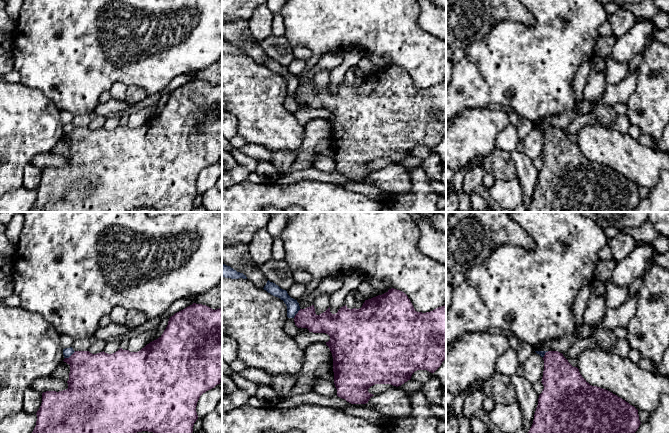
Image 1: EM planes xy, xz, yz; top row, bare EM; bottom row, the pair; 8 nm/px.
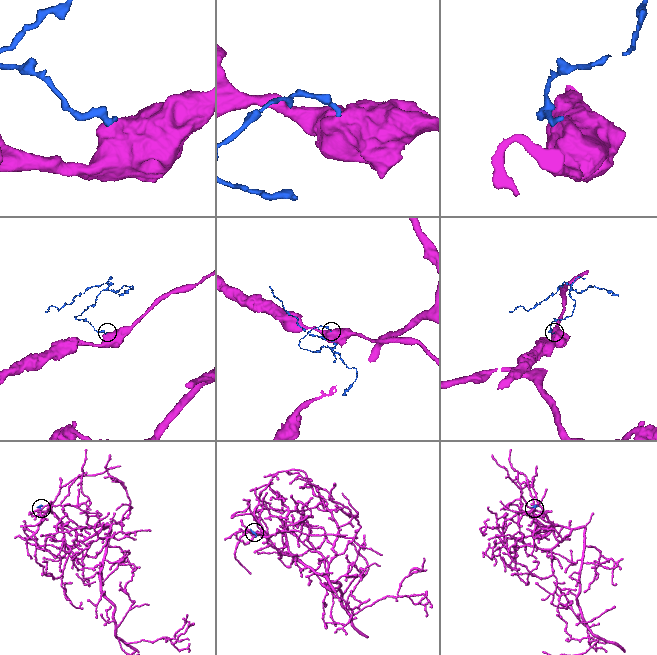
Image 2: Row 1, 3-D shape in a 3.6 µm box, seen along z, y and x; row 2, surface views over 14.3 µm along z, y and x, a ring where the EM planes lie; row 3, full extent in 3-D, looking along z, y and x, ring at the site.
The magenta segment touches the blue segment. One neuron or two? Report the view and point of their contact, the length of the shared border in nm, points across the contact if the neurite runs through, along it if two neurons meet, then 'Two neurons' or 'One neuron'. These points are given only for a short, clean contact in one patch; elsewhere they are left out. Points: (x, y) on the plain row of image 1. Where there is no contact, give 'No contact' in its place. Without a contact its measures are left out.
Touches magenta at xy (71, 131). Shared border 110 nm. Boundary: xy (75, 127), (65, 134). Two neurons

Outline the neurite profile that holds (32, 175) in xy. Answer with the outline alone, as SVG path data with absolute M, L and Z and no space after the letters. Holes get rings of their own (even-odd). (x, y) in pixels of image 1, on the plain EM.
M28 163L23 171L23 186L27 189L37 189L42 179L42 169Z

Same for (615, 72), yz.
M610 56L604 58L606 63L606 82L607 84L619 83L628 72L628 64L614 61Z

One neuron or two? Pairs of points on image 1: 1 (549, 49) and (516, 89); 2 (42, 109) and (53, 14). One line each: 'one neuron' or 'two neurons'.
1: one neuron
2: two neurons

